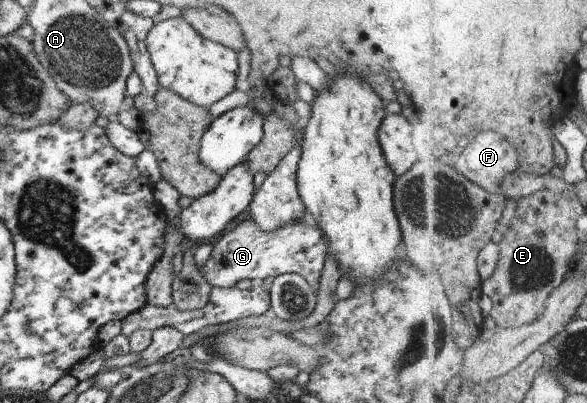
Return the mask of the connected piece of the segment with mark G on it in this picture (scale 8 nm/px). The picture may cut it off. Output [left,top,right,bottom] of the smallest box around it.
[196,212,328,292]

